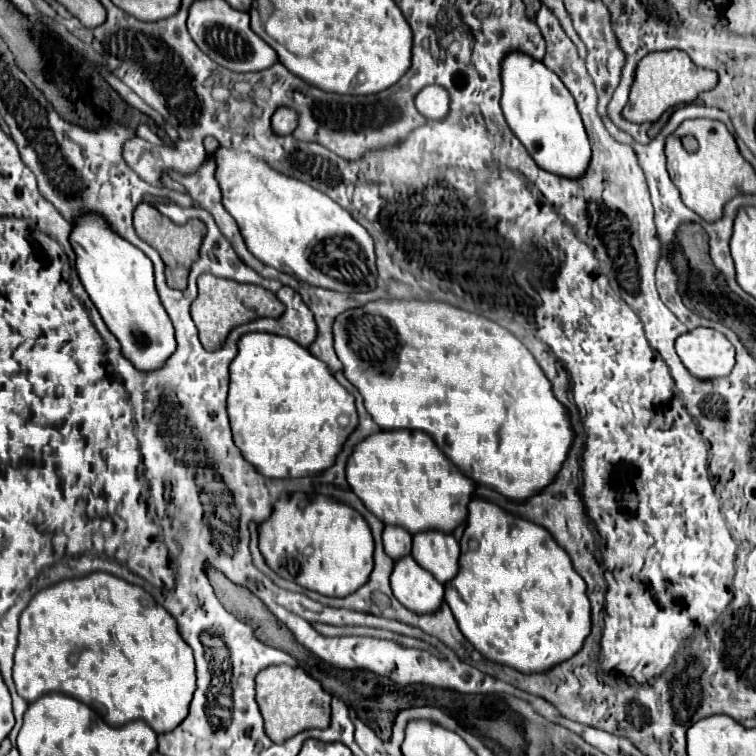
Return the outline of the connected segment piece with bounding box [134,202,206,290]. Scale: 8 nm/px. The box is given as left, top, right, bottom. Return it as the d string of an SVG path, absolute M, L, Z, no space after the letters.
M142 202L134 212L134 228L136 228L136 234L144 242L148 242L154 250L158 250L158 254L162 256L162 260L166 264L166 282L168 282L168 286L176 288L176 290L186 290L188 272L190 272L192 262L198 258L198 250L202 246L206 226L200 220L190 220L184 226L178 226L172 220L164 218L154 206Z

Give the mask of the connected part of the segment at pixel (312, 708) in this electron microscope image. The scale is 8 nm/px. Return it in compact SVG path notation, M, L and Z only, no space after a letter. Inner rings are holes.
M268 666L256 676L256 702L264 716L266 734L276 744L286 742L308 728L328 728L330 700L332 696L322 688L322 684L300 666Z

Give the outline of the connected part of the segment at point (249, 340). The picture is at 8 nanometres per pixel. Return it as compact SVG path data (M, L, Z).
M244 334L238 340L238 356L232 360L230 364L230 392L228 392L228 416L230 416L230 426L232 426L232 434L234 434L234 444L240 448L242 456L266 478L306 478L306 476L316 476L324 470L328 470L330 466L334 466L336 456L340 454L344 442L348 440L348 436L358 428L358 412L356 412L356 404L352 394L346 392L346 388L330 374L328 366L322 360L316 360L306 348L302 348L300 344L296 344L294 340L286 338L286 336L278 336L278 334Z

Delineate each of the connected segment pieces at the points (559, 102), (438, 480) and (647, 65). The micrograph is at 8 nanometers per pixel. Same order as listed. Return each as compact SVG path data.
M508 52L502 62L502 110L510 130L526 146L536 164L552 174L578 178L590 156L590 142L576 102L562 80L540 60L524 52Z
M384 430L362 440L348 458L346 478L352 492L376 518L390 526L402 526L412 536L430 530L452 534L466 520L468 502L472 500L476 488L474 480L464 476L464 472L456 464L452 464L448 456L444 456L444 452L440 452L440 448L426 432L412 430Z
M664 50L664 52L650 52L644 56L636 68L636 80L632 84L630 102L624 108L624 116L630 122L656 122L662 118L664 112L680 106L690 104L698 98L700 92L712 90L718 84L718 74L708 68L696 66L690 56L682 50Z

